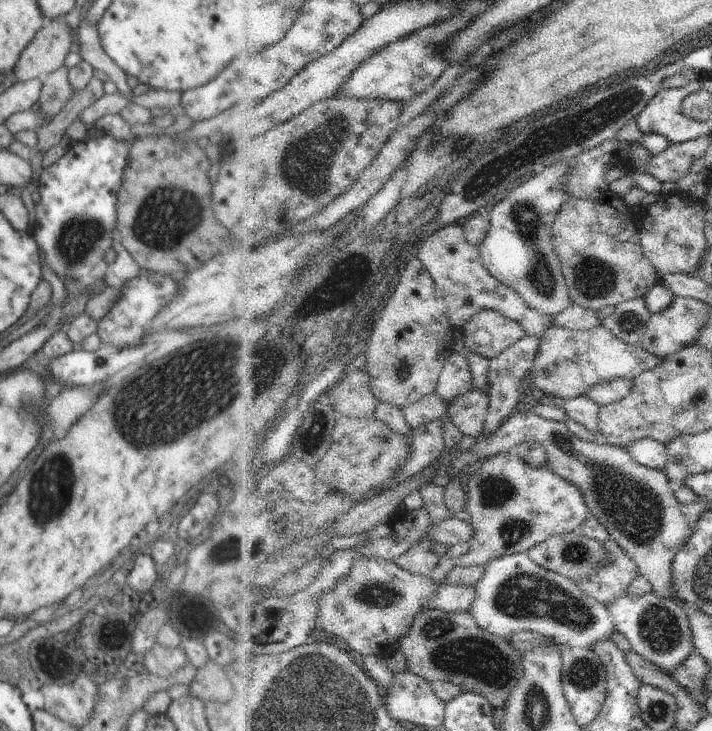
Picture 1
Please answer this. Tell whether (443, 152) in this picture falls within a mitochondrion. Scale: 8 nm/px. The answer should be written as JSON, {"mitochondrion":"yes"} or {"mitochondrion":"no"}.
{"mitochondrion":"no"}

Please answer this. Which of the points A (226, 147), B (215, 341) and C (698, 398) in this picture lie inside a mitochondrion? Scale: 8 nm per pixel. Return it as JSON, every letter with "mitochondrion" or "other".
{"A":"other","B":"mitochondrion","C":"other"}

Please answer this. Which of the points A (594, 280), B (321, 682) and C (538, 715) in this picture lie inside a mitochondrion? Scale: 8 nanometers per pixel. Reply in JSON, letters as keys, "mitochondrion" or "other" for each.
{"A":"mitochondrion","B":"mitochondrion","C":"mitochondrion"}

